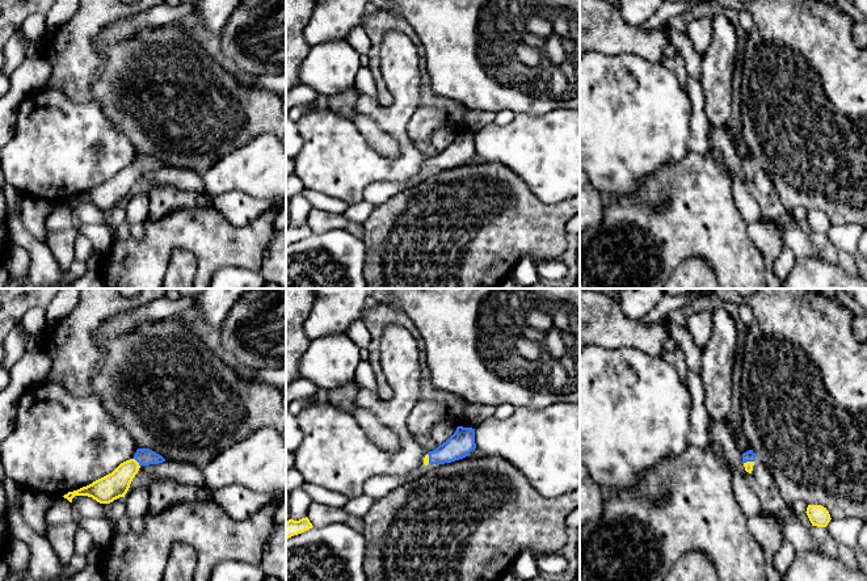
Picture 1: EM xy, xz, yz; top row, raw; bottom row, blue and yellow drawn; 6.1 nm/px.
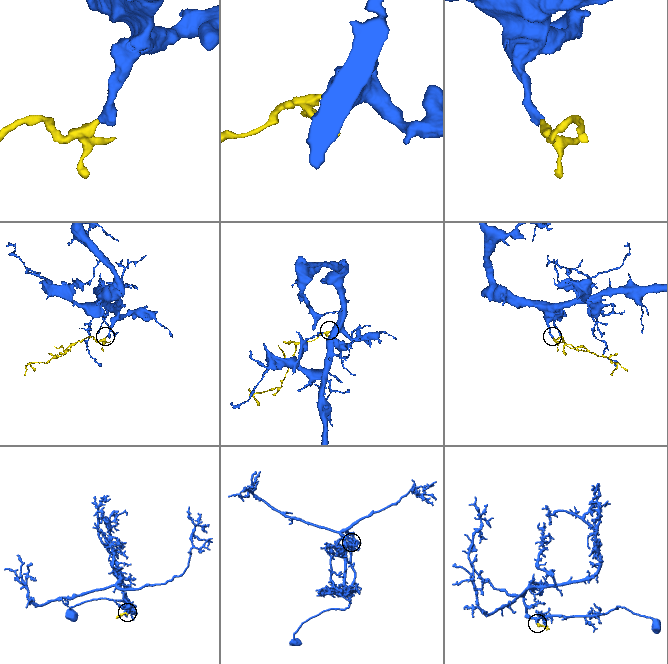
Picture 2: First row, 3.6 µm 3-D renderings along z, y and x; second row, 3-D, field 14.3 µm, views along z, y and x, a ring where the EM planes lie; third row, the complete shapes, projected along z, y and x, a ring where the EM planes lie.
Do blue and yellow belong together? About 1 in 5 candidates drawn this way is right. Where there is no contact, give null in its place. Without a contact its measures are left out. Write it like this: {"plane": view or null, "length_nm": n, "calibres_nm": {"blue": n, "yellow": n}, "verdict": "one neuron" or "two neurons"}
{"plane": "xy", "length_nm": 70, "calibres_nm": {"blue": 110, "yellow": 160}, "verdict": "one neuron"}

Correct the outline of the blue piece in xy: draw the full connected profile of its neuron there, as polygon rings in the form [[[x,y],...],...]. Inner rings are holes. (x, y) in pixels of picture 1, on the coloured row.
[[[138,449],[134,458],[121,463],[111,473],[83,487],[68,492],[63,497],[72,502],[75,496],[88,496],[100,504],[110,504],[125,497],[130,484],[142,466],[159,464],[165,459],[150,449]]]

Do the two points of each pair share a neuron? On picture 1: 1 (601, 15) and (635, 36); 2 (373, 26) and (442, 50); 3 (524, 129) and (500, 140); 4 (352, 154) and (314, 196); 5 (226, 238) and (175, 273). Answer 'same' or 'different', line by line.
1: same
2: different
3: same
4: different
5: different

